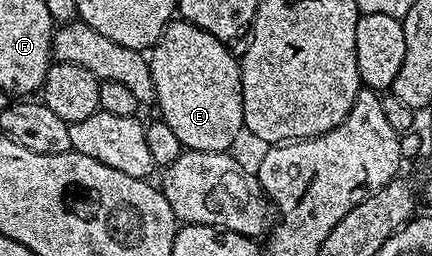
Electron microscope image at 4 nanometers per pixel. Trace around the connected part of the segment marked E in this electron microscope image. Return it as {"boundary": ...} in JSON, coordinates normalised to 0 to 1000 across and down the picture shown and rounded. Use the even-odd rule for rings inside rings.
{"boundary":[[[419,74],[396,82],[373,152],[345,195],[361,426],[375,438],[368,441],[370,465],[389,480],[389,496],[398,496],[398,516],[407,523],[407,543],[417,543],[424,586],[521,598],[549,543],[551,516],[563,516],[560,258],[553,227],[532,207],[539,203],[519,168],[509,168],[500,137],[481,137],[481,121]]]}

